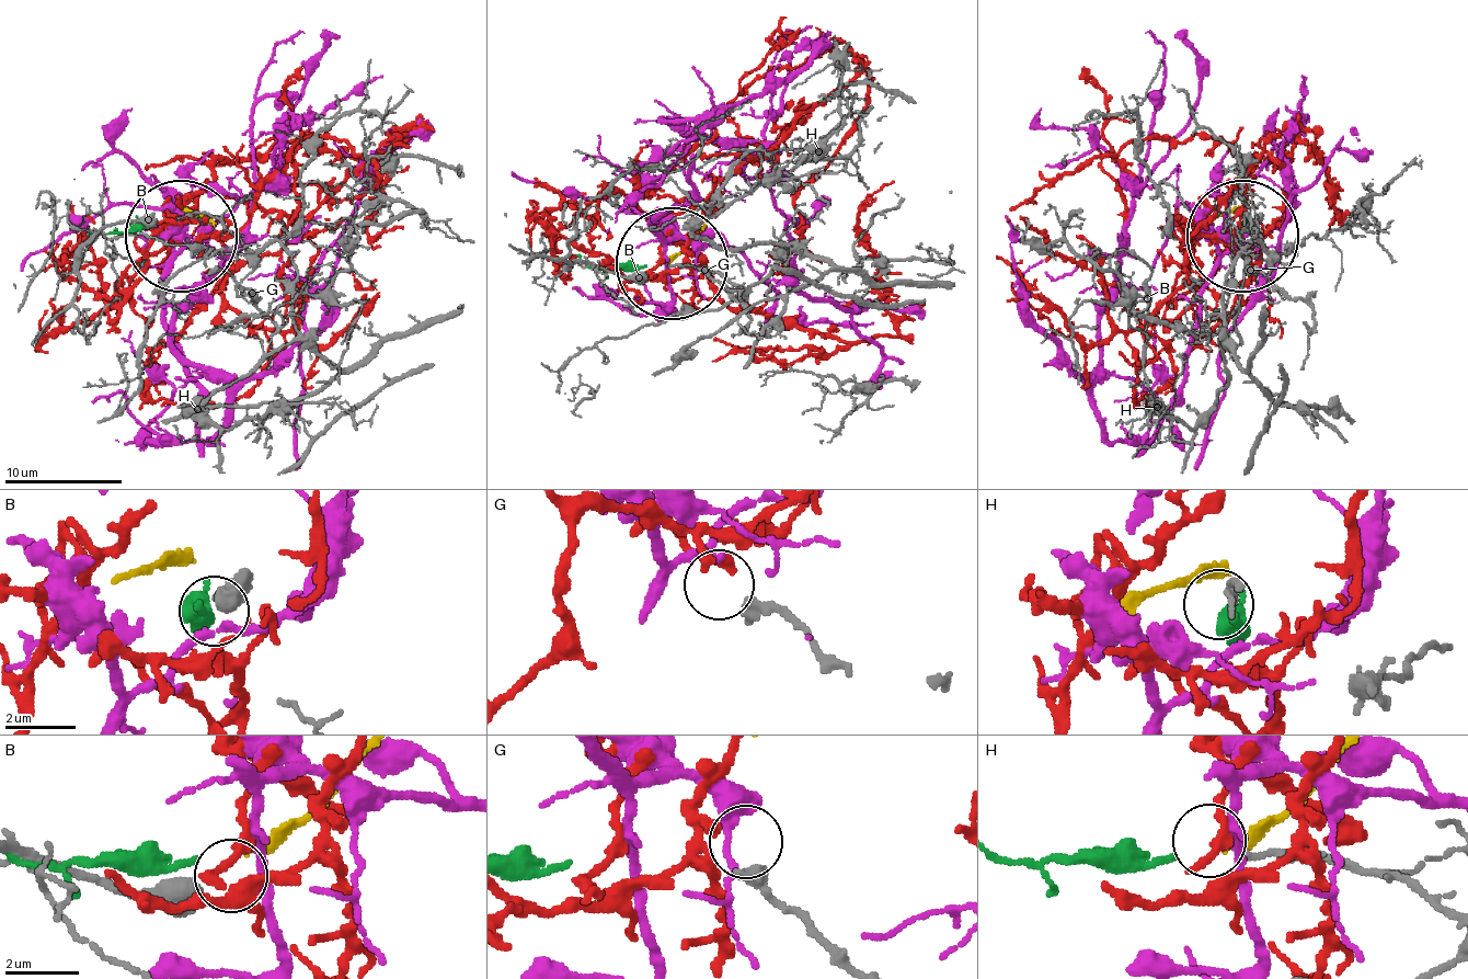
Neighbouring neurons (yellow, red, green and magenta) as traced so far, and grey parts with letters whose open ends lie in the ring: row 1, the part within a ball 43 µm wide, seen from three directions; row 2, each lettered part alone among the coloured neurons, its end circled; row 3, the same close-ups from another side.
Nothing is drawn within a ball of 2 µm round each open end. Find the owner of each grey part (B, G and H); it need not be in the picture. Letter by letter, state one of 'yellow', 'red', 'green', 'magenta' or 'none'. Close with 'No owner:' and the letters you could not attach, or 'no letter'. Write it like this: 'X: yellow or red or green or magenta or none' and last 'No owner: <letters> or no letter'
B: none
G: red
H: green
No owner: B

